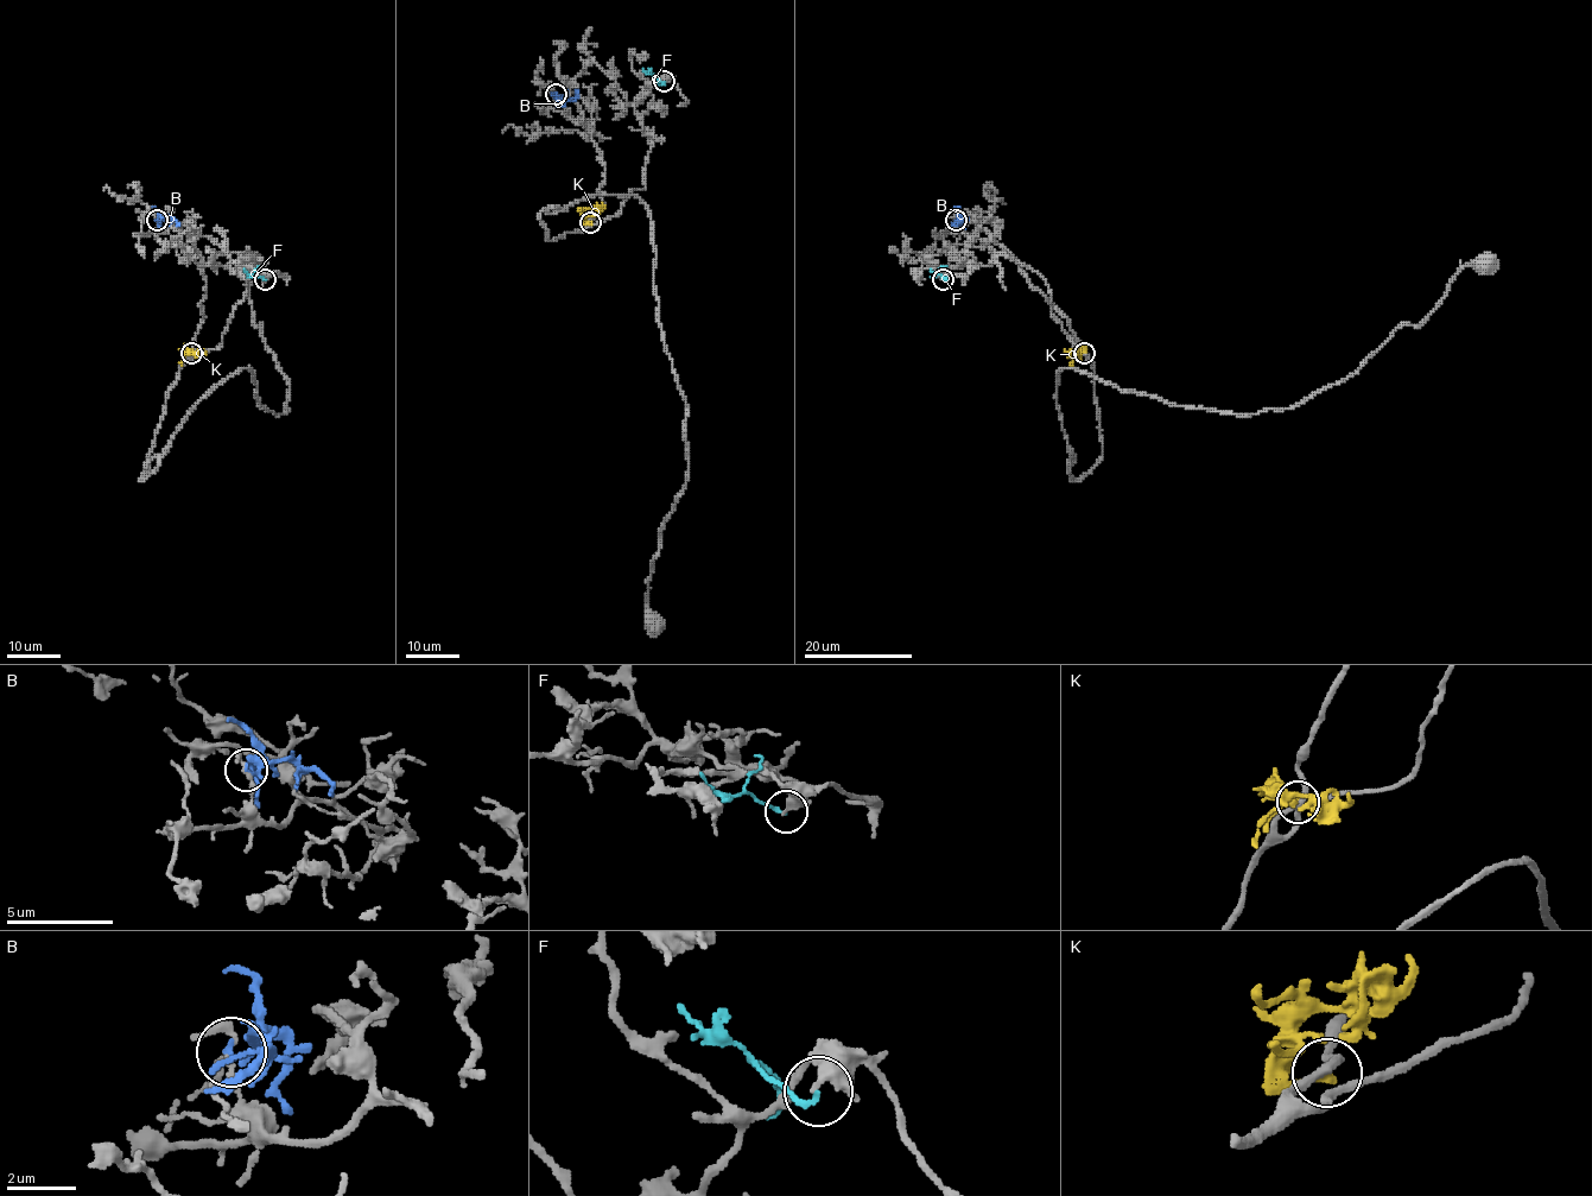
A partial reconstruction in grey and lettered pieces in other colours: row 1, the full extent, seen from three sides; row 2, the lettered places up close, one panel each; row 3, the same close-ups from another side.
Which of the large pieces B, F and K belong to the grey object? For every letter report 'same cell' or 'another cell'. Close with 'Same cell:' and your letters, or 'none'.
B: another cell
F: another cell
K: another cell
Same cell: none

